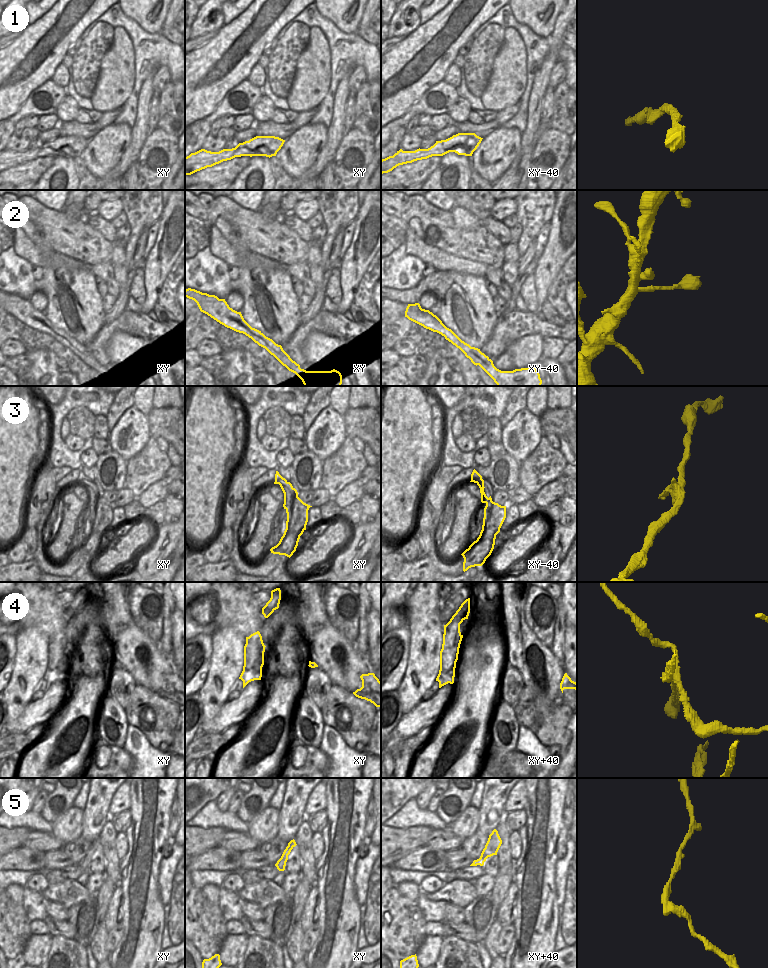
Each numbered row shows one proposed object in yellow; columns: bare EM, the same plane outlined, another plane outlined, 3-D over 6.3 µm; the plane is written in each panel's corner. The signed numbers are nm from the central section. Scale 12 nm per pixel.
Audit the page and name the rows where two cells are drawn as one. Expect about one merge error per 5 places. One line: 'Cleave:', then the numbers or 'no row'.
Cleave: 3, 4

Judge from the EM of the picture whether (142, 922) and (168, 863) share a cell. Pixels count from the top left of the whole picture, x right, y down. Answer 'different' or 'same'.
different

